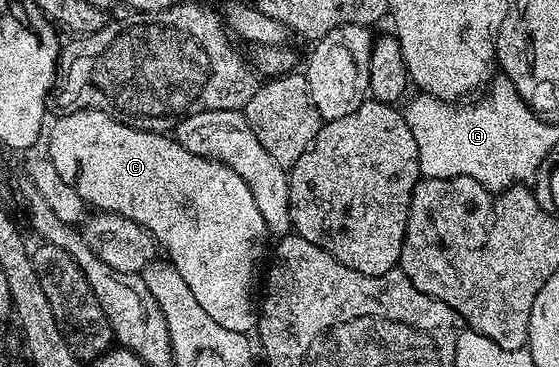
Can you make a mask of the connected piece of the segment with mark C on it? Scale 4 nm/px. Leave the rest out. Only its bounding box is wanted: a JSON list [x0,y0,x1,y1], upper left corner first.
[47,109,267,334]

